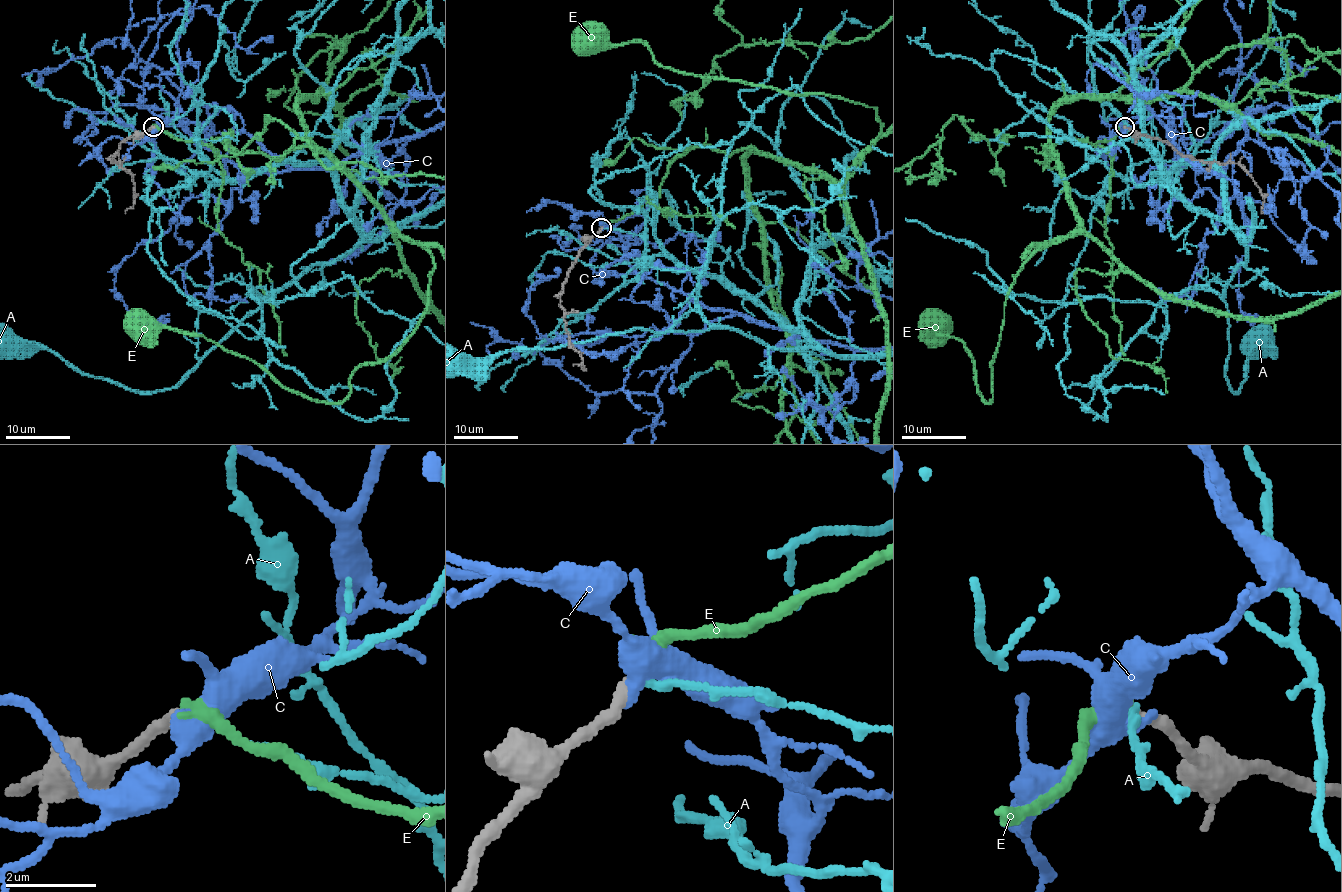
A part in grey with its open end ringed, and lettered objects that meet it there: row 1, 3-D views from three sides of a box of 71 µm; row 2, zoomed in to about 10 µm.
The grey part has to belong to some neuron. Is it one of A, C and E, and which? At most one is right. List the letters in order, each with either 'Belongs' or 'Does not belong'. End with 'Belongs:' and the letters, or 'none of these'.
A: Does not belong
C: Does not belong
E: Belongs
Belongs: E

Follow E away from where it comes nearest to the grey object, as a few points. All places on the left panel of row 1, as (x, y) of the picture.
E: (153, 126), (279, 160), (321, 150), (434, 270), (418, 328), (337, 402), (193, 333), (146, 328)

